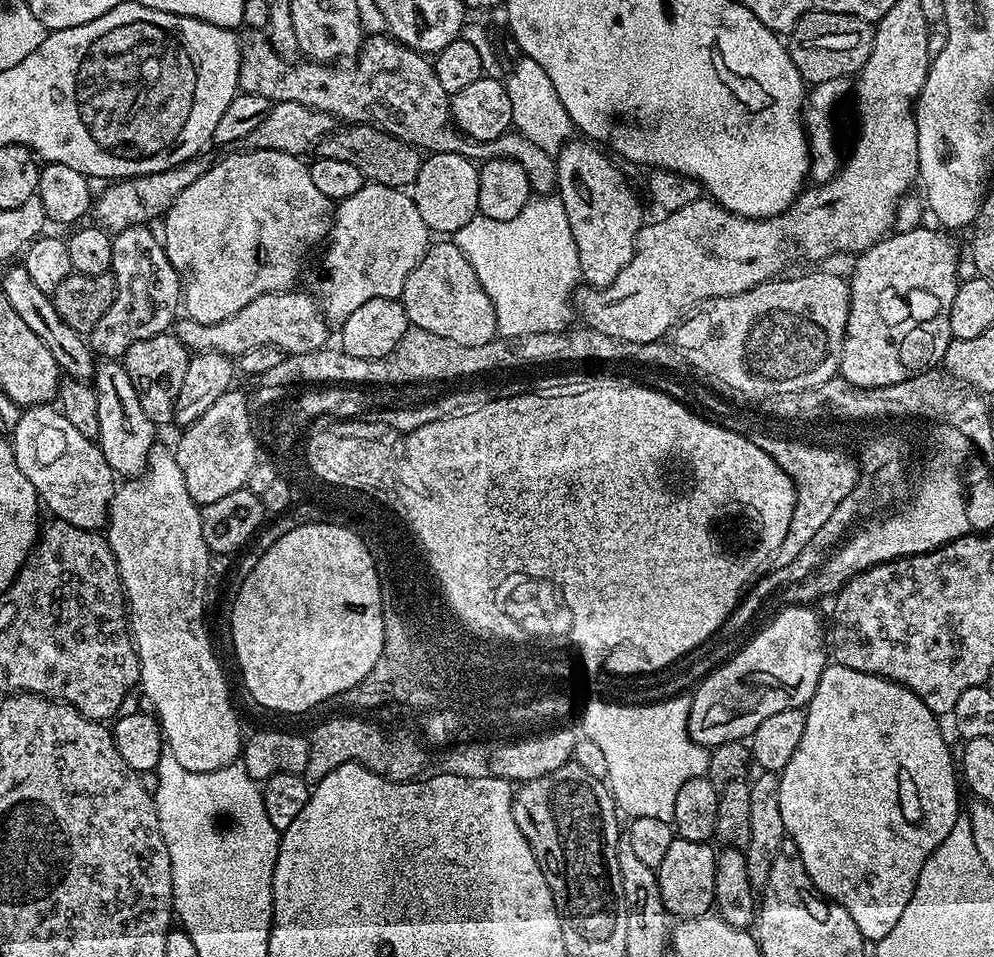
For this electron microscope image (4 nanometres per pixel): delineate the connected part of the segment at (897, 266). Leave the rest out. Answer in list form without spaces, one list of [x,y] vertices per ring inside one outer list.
[[[919,226],[891,234],[855,257],[848,288],[848,321],[844,324],[844,345],[839,375],[854,387],[884,387],[904,382],[911,376],[935,369],[943,361],[952,341],[950,306],[958,283],[956,244],[943,231]]]

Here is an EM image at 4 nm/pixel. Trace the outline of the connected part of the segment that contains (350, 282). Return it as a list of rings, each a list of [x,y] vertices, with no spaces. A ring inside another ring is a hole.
[[[375,182],[365,183],[364,187],[358,190],[358,194],[350,194],[350,198],[339,201],[334,208],[330,231],[326,237],[326,249],[328,248],[328,253],[324,256],[324,268],[328,271],[328,277],[321,282],[320,292],[318,291],[318,300],[322,305],[322,311],[325,317],[333,325],[339,326],[343,324],[346,318],[350,318],[350,314],[354,314],[354,310],[358,310],[358,306],[362,306],[365,302],[370,302],[370,298],[400,300],[404,295],[406,278],[410,278],[414,266],[418,266],[418,262],[422,262],[422,258],[428,253],[429,247],[430,233],[428,227],[426,226],[426,222],[422,222],[422,214],[418,214],[418,206],[414,206],[411,195],[407,191],[399,188],[391,188],[385,184],[377,184]]]

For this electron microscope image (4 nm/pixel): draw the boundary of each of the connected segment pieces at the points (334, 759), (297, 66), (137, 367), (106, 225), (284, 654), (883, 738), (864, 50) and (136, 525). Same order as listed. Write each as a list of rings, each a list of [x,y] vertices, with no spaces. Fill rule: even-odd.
[[[337,720],[336,723],[324,725],[320,731],[311,729],[308,736],[308,757],[302,773],[305,780],[315,782],[326,778],[330,770],[338,770],[343,764],[361,764],[384,776],[388,780],[397,777],[409,777],[420,768],[424,760],[423,752],[409,739],[409,736],[397,736],[391,743],[380,735],[376,728],[353,720]]]
[[[379,34],[369,35],[367,39],[363,41],[362,47],[355,57],[354,63],[356,65],[353,68],[344,68],[348,66],[333,66],[332,64],[318,64],[315,62],[292,62],[283,60],[275,50],[272,49],[272,43],[267,40],[263,35],[256,36],[253,40],[245,39],[240,49],[240,92],[257,92],[262,98],[266,98],[269,102],[275,102],[281,104],[282,102],[298,102],[302,106],[308,106],[313,108],[315,112],[325,112],[330,114],[337,121],[347,122],[348,124],[369,124],[372,128],[382,130],[386,134],[390,134],[394,138],[398,138],[402,142],[412,145],[417,150],[423,150],[425,153],[431,154],[434,152],[445,152],[446,154],[462,154],[467,160],[473,162],[483,162],[485,160],[493,160],[499,156],[507,156],[509,160],[518,162],[522,166],[522,170],[526,170],[528,175],[528,181],[532,183],[533,193],[536,194],[548,194],[556,188],[556,161],[551,155],[548,155],[544,150],[540,150],[538,146],[534,146],[533,142],[530,142],[529,138],[523,136],[520,131],[509,130],[500,136],[496,140],[471,140],[470,137],[464,135],[459,128],[456,127],[452,119],[452,105],[450,103],[450,94],[446,90],[442,90],[441,84],[438,82],[438,78],[434,74],[432,69],[432,60],[427,55],[414,51],[412,48],[408,48],[406,45],[400,43],[398,40],[392,39],[391,35]]]
[[[165,334],[145,341],[135,342],[129,349],[125,350],[122,363],[126,374],[130,378],[142,402],[142,410],[152,419],[153,424],[163,426],[173,423],[172,411],[174,402],[178,398],[178,390],[182,390],[182,382],[186,378],[188,361],[190,359],[189,349],[174,334]]]
[[[201,154],[195,156],[192,160],[182,162],[178,166],[174,166],[170,170],[162,170],[158,174],[150,174],[149,176],[131,176],[128,180],[117,180],[109,183],[104,193],[97,195],[94,200],[94,216],[96,214],[95,223],[99,227],[107,230],[109,233],[115,234],[126,227],[134,227],[136,225],[147,225],[155,216],[163,217],[168,208],[174,203],[175,199],[188,186],[193,185],[206,174],[210,165],[207,155]]]
[[[340,528],[290,530],[262,554],[258,566],[254,567],[250,574],[246,574],[238,585],[240,589],[232,600],[232,648],[236,651],[236,664],[240,667],[244,688],[252,695],[253,702],[269,708],[272,712],[306,712],[308,714],[319,704],[335,701],[336,696],[351,689],[348,680],[356,680],[356,672],[362,672],[368,666],[368,662],[372,662],[377,652],[380,652],[380,608],[372,608],[372,592],[366,592],[366,588],[372,588],[370,564],[364,560],[363,546],[355,540],[355,537],[348,536],[347,530]]]
[[[835,662],[829,663],[825,667],[822,678],[818,682],[818,690],[814,690],[814,694],[810,698],[810,702],[806,705],[806,730],[802,734],[802,739],[798,741],[798,750],[794,750],[790,762],[786,762],[786,766],[779,772],[780,785],[778,786],[778,807],[782,809],[782,822],[787,839],[794,842],[794,846],[798,846],[798,854],[802,854],[802,866],[806,866],[806,874],[810,874],[810,882],[814,882],[814,886],[824,897],[832,900],[838,906],[842,906],[846,910],[846,914],[850,914],[850,918],[854,918],[854,922],[858,922],[858,930],[862,930],[865,941],[877,941],[886,938],[886,934],[890,934],[890,930],[894,930],[894,925],[898,922],[898,918],[902,918],[902,910],[906,910],[906,902],[910,902],[910,894],[914,894],[914,886],[918,882],[918,874],[922,874],[922,866],[926,866],[926,858],[930,858],[930,854],[934,854],[934,850],[938,850],[938,846],[942,846],[942,838],[946,838],[946,834],[950,834],[950,830],[954,826],[954,822],[961,819],[960,812],[960,788],[962,792],[962,784],[958,779],[958,764],[954,759],[954,752],[948,749],[948,744],[944,741],[944,736],[940,733],[941,721],[928,709],[926,702],[922,702],[922,698],[915,696],[908,688],[903,688],[901,684],[895,684],[893,680],[887,680],[881,676],[871,676],[865,672],[858,670],[850,670],[846,666]]]
[[[807,12],[792,27],[786,47],[798,74],[809,85],[830,82],[830,78],[855,77],[862,70],[872,49],[873,25],[850,14],[833,12]]]
[[[153,447],[148,456],[148,466],[135,478],[128,478],[117,487],[108,507],[108,522],[106,525],[106,539],[114,558],[118,562],[120,581],[124,584],[124,599],[126,601],[126,615],[130,625],[132,644],[138,654],[140,663],[139,687],[144,688],[144,696],[149,700],[151,711],[160,722],[162,739],[166,745],[167,755],[178,766],[191,772],[213,772],[237,763],[242,752],[242,735],[240,736],[240,720],[232,709],[232,696],[228,693],[228,684],[224,681],[224,672],[216,661],[216,652],[212,649],[212,640],[208,637],[208,628],[204,625],[204,591],[208,588],[208,559],[210,553],[206,542],[202,538],[201,505],[195,504],[190,498],[190,490],[186,490],[186,480],[182,478],[182,470],[178,470],[175,451],[171,447]]]

